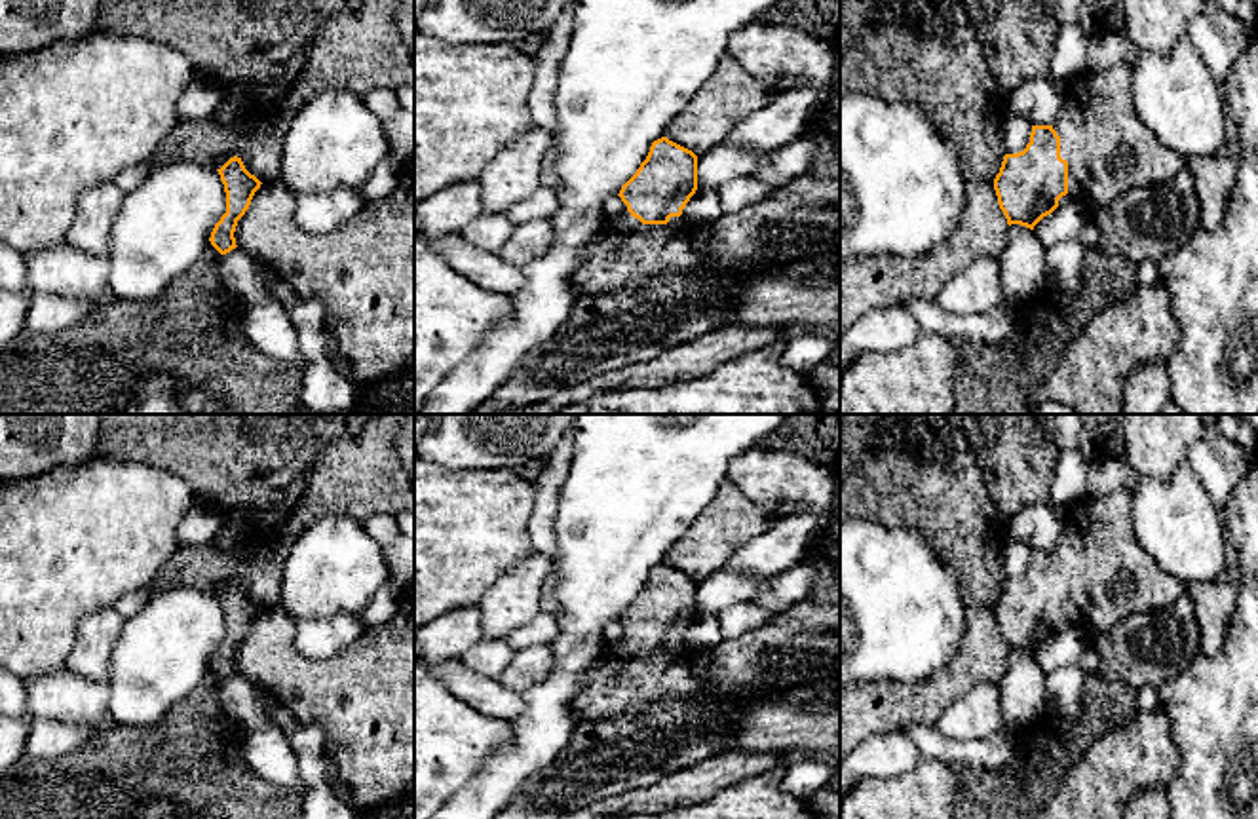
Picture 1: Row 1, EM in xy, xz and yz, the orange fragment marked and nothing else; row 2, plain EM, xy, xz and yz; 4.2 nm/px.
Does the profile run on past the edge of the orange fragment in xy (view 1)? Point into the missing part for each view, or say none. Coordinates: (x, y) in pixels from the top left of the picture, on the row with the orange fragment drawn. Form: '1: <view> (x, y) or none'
1: none

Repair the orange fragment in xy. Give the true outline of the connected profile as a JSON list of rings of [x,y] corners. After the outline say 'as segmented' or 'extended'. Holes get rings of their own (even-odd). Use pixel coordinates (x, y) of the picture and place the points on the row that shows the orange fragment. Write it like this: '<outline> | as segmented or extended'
[[[230,158],[220,169],[217,169],[226,192],[226,213],[215,224],[211,232],[211,245],[226,255],[236,249],[236,226],[251,205],[255,192],[260,188],[260,181],[251,175],[241,158]]] | as segmented

